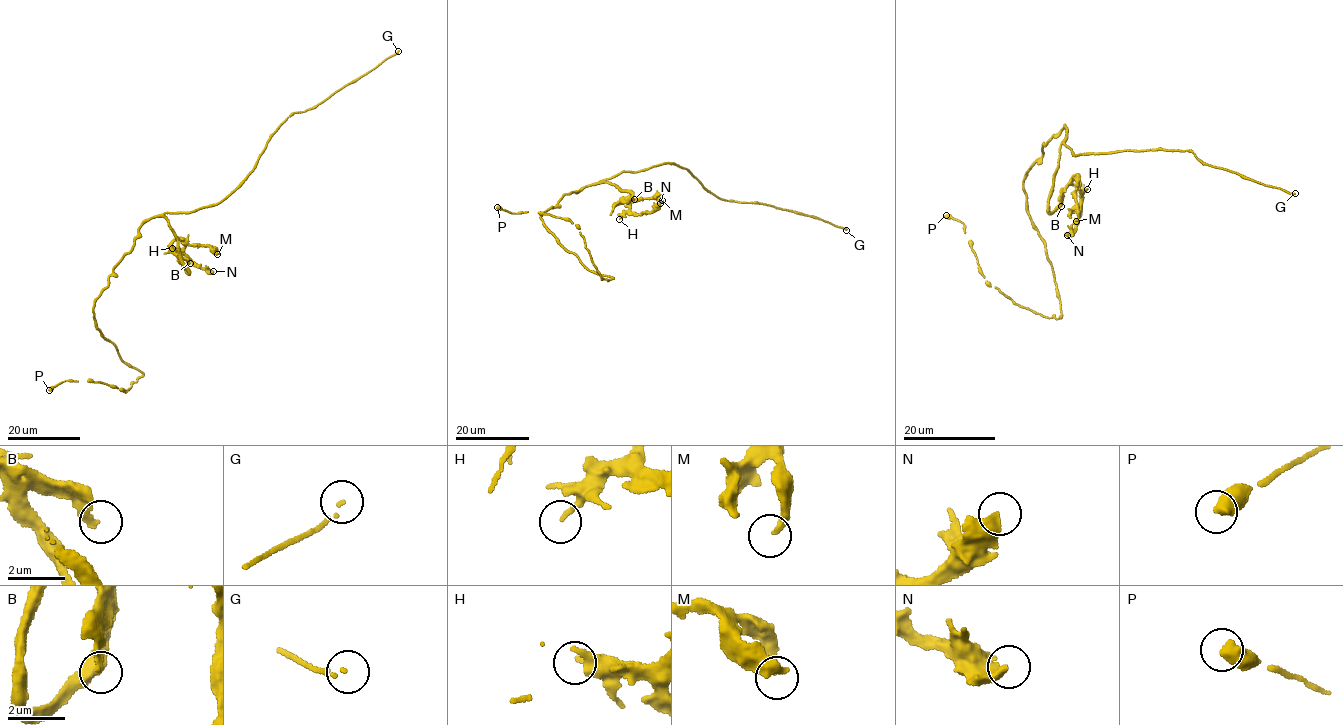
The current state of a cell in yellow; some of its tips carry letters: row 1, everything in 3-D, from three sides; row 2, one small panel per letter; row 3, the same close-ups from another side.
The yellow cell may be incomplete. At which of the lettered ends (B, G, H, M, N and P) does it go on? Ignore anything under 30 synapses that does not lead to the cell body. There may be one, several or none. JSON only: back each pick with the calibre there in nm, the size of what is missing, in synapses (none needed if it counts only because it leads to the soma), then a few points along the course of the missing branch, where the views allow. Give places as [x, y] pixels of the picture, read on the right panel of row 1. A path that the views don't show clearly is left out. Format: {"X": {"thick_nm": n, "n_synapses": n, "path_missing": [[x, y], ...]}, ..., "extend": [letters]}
{"G": {"thick_nm": 100, "n_synapses": 130}, "extend": ["G"]}

